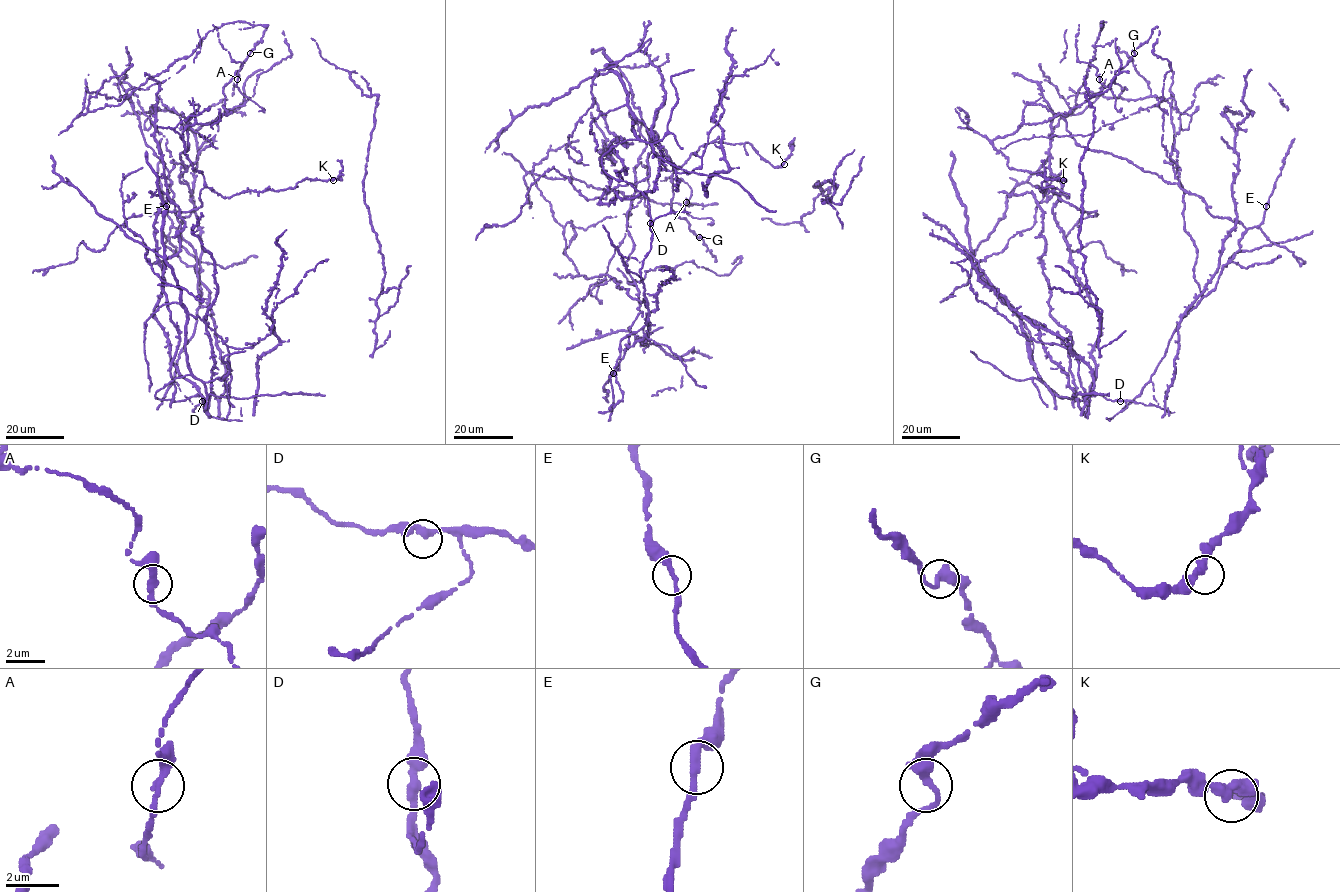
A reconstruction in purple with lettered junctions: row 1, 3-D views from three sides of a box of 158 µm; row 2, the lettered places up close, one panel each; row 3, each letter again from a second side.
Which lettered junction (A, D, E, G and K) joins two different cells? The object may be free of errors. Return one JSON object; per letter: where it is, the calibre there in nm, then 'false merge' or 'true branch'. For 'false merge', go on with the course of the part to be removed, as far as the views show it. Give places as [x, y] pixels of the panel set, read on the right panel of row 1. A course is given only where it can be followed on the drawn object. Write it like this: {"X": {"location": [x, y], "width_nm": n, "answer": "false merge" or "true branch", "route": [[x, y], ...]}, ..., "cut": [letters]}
{"A": {"location": [1099, 79], "width_nm": 300, "answer": "true branch"}, "D": {"location": [1120, 401], "width_nm": 320, "answer": "true branch"}, "E": {"location": [1266, 206], "width_nm": 300, "answer": "true branch"}, "G": {"location": [1134, 53], "width_nm": 300, "answer": "true branch"}, "K": {"location": [1063, 180], "width_nm": 320, "answer": "true branch"}, "cut": []}

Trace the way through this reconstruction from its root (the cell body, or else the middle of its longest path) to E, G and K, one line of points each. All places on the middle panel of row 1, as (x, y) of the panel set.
E: (648, 320), (643, 328), (644, 337), (632, 346), (627, 345), (619, 369), (613, 373)
G: (648, 320), (624, 352), (641, 312), (626, 214), (642, 123), (674, 167), (671, 208), (699, 237)
K: (648, 320), (624, 352), (641, 312), (626, 214), (646, 146), (628, 94), (669, 171), (712, 142), (784, 164)

